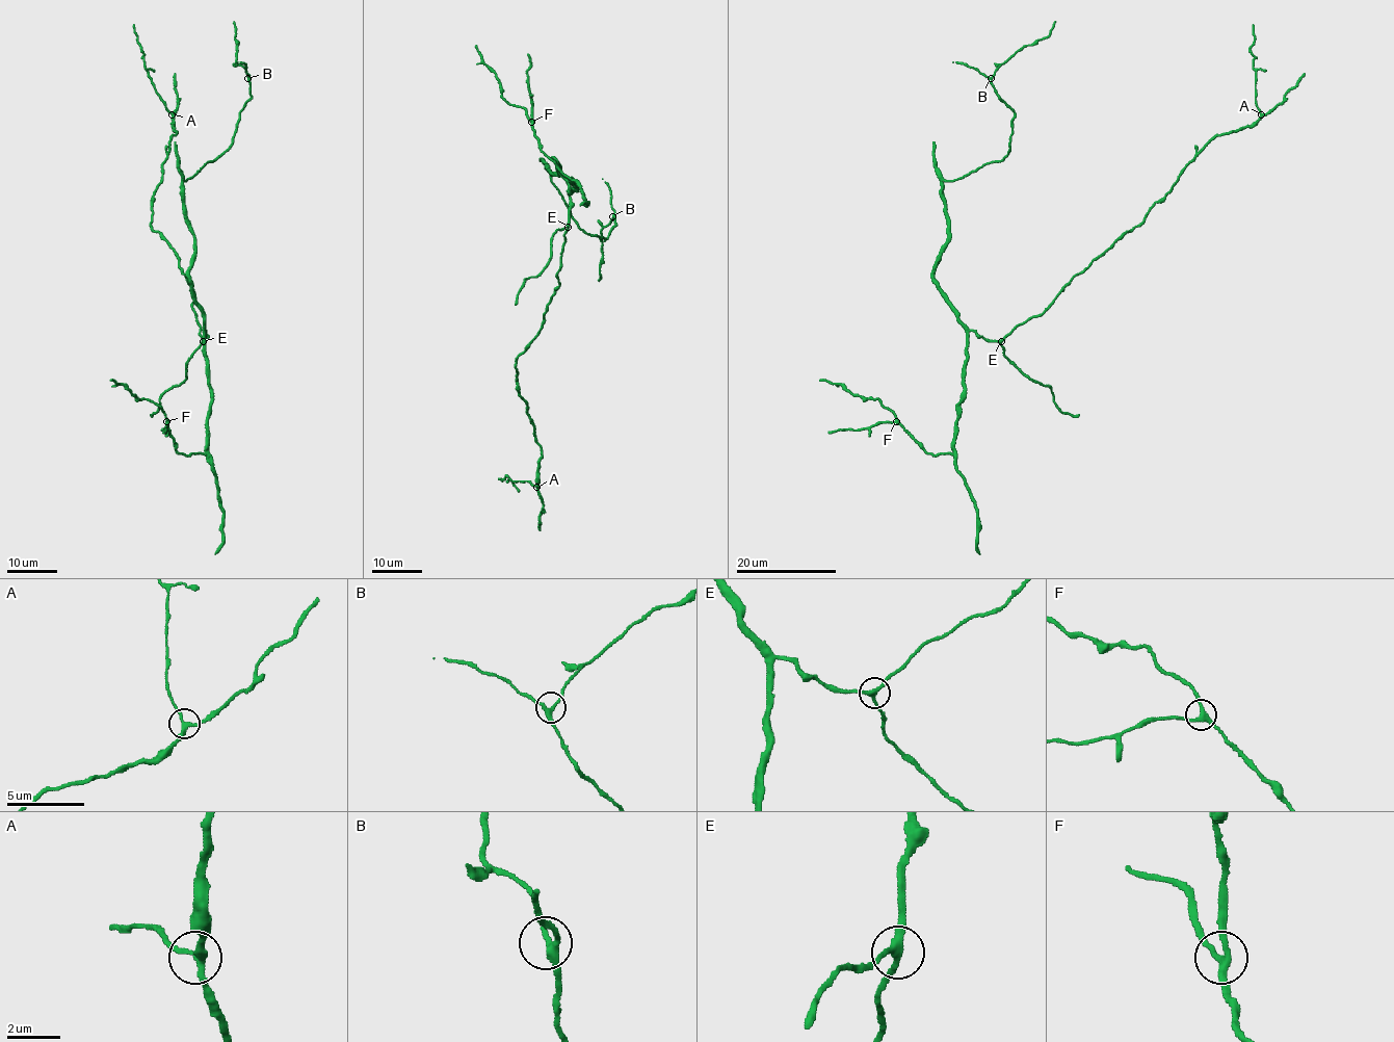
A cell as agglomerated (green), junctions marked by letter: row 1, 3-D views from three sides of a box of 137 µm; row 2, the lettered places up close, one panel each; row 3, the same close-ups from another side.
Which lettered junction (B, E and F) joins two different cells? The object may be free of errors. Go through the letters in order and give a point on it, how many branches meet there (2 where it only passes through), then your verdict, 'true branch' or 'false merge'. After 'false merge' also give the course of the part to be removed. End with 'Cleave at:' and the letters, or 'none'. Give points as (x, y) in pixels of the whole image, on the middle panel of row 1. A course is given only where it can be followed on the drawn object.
B: place (612, 216); branches 3; true branch
E: place (568, 227); branches 3; true branch
F: place (531, 122); branches 3; true branch
Cleave at: none

